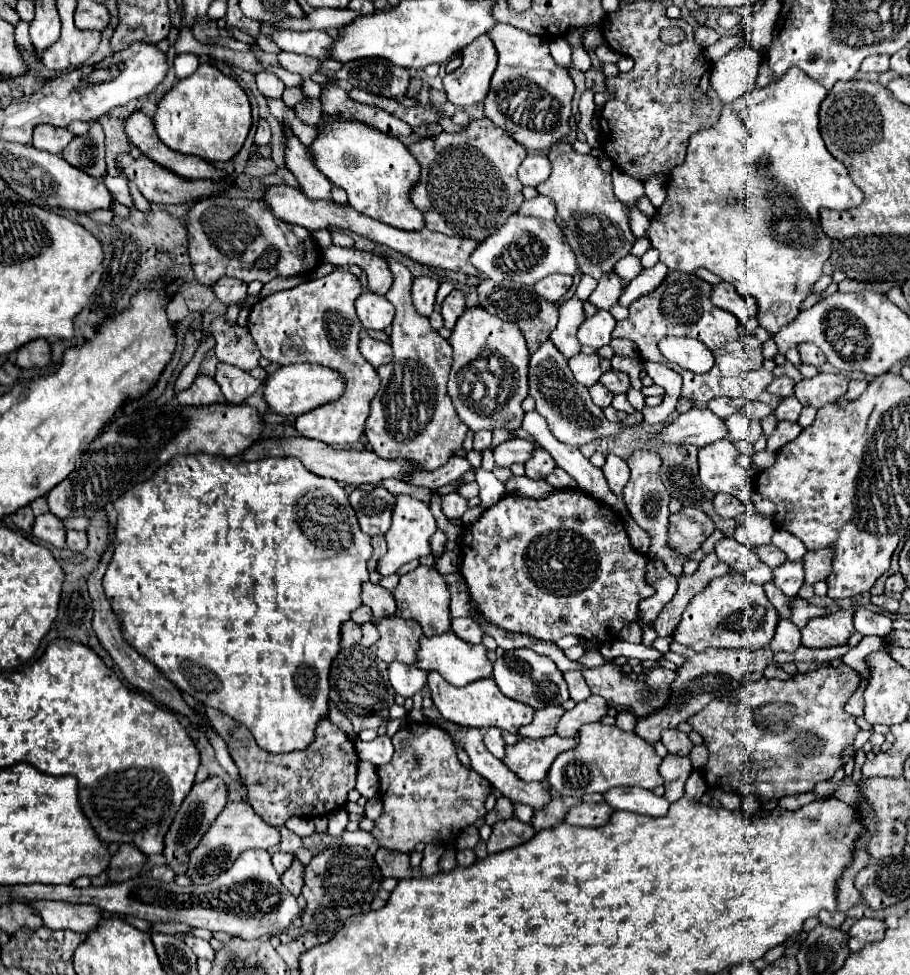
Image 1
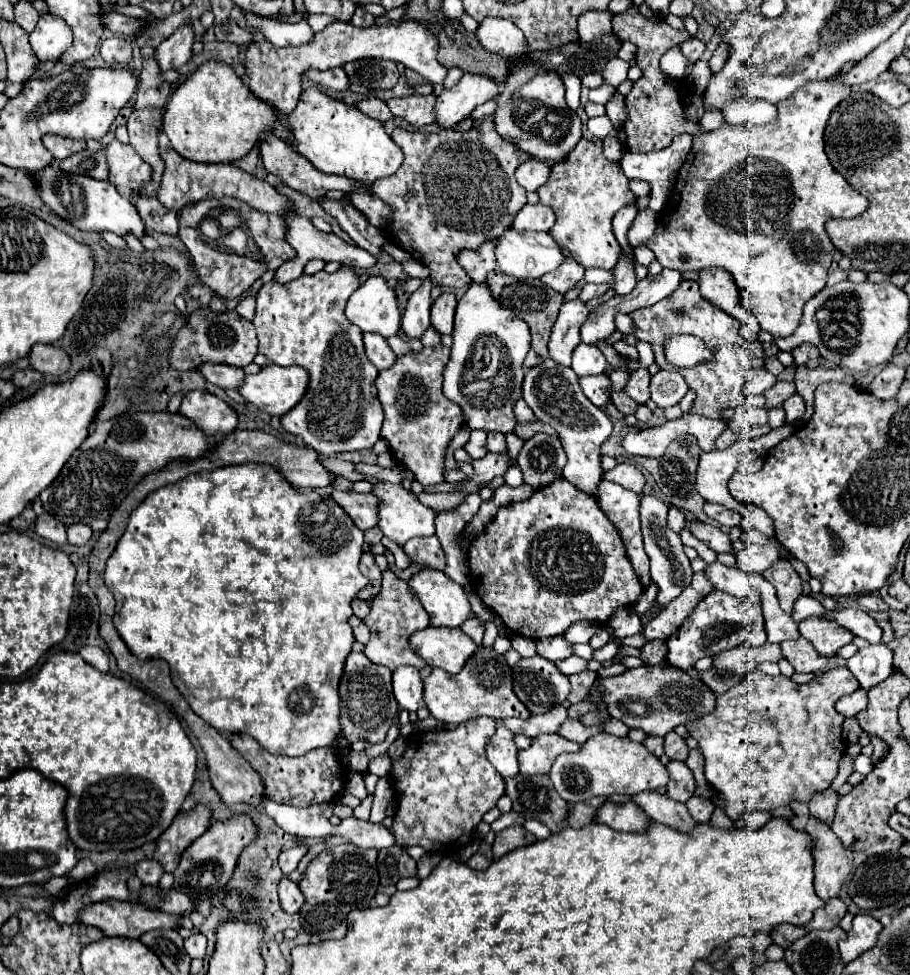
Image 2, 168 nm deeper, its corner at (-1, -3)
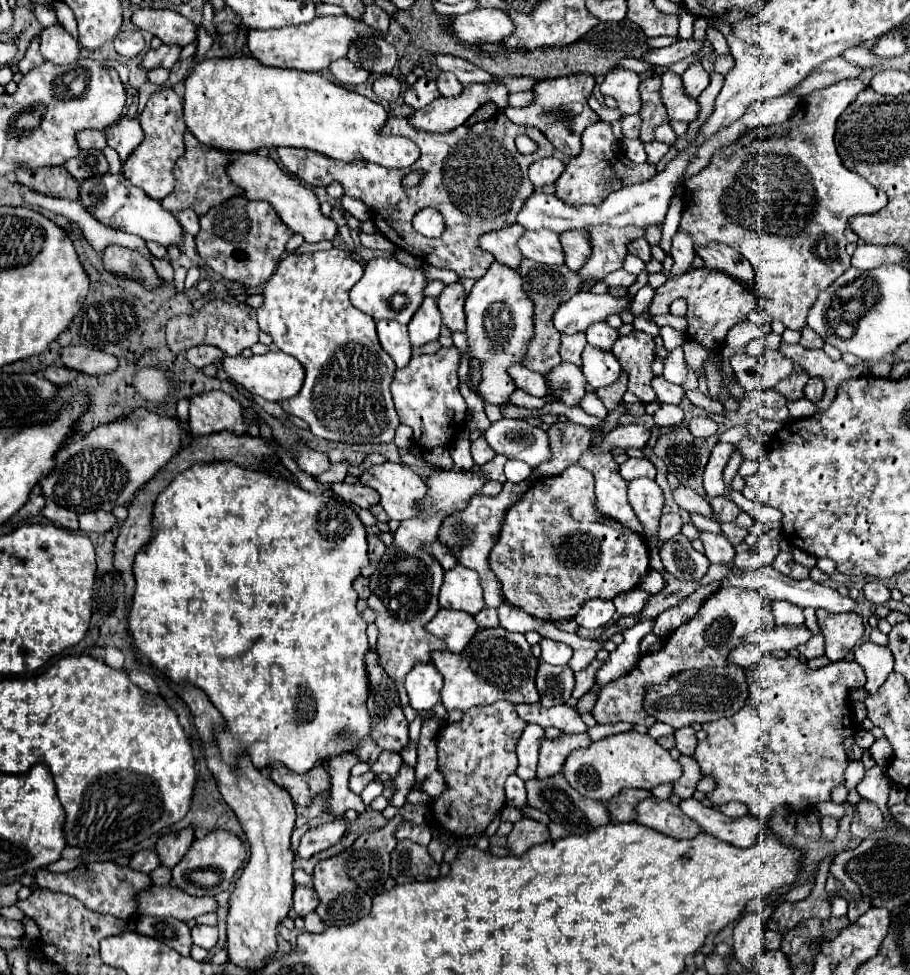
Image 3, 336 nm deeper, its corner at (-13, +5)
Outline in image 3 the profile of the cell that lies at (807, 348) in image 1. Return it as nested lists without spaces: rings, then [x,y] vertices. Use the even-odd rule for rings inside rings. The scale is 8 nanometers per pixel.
[[[805,326],[801,330],[801,342],[799,342],[803,348],[823,348],[823,340],[819,338],[819,334],[815,334],[809,326]]]

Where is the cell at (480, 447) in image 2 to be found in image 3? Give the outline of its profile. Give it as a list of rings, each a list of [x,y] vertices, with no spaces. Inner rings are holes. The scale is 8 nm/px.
[[[479,436],[475,442],[471,442],[471,456],[473,456],[475,464],[485,464],[495,456],[495,452],[489,448],[485,438]]]

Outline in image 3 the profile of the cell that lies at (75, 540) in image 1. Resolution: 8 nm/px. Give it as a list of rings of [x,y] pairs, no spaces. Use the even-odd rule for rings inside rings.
[[[91,510],[79,516],[79,526],[85,534],[91,532],[107,532],[117,524],[117,518],[113,516],[113,512],[105,512],[105,510]]]

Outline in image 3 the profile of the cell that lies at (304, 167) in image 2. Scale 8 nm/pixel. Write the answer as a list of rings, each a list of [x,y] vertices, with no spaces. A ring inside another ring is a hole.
[[[503,112],[495,114],[487,122],[459,126],[451,134],[421,134],[413,130],[407,118],[389,118],[379,134],[405,136],[419,146],[421,156],[411,166],[411,170],[423,168],[427,172],[419,186],[401,186],[401,178],[407,174],[407,170],[387,170],[365,160],[353,160],[345,164],[319,152],[301,148],[277,148],[277,154],[287,172],[311,186],[327,187],[334,181],[341,182],[345,194],[369,206],[373,224],[395,246],[421,258],[425,264],[453,270],[459,274],[459,278],[479,280],[495,260],[479,246],[479,236],[503,226],[511,226],[515,222],[523,202],[535,190],[527,176],[529,166],[539,158],[553,156],[555,146],[543,138],[545,134],[541,134],[537,128],[513,124]],[[519,134],[529,134],[539,144],[539,150],[531,156],[519,154],[515,148],[515,138]],[[427,206],[437,208],[445,218],[445,230],[439,238],[425,238],[411,226],[415,212]]]

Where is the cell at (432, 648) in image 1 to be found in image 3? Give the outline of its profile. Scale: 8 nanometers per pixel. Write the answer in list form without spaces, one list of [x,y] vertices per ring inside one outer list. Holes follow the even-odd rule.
[[[441,608],[435,614],[435,618],[427,624],[427,630],[437,638],[441,638],[451,652],[459,652],[473,638],[477,624],[475,624],[475,618],[467,612]]]

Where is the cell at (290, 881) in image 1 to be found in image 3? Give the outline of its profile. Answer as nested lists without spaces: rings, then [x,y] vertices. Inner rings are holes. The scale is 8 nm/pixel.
[[[295,886],[295,894],[293,894],[293,910],[297,912],[297,916],[307,916],[309,912],[313,912],[319,904],[319,898],[315,894],[315,890],[307,888],[307,886]]]

